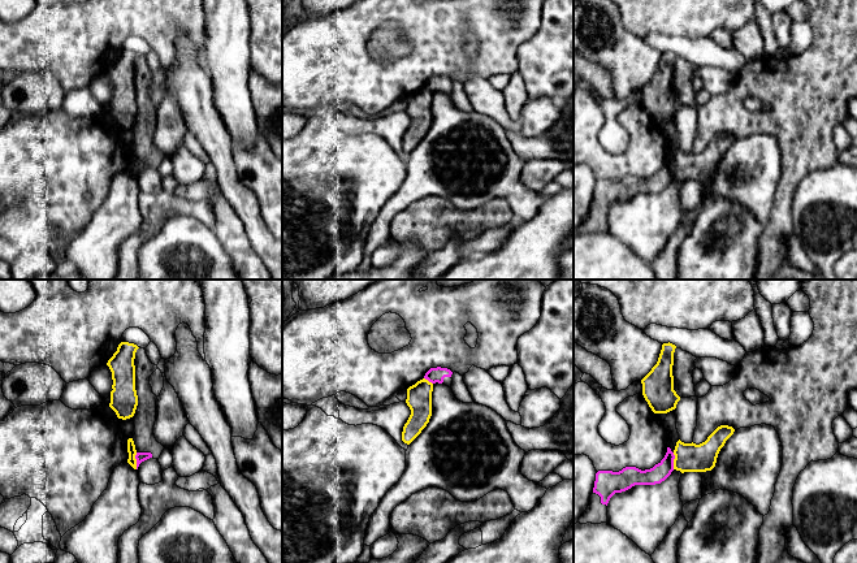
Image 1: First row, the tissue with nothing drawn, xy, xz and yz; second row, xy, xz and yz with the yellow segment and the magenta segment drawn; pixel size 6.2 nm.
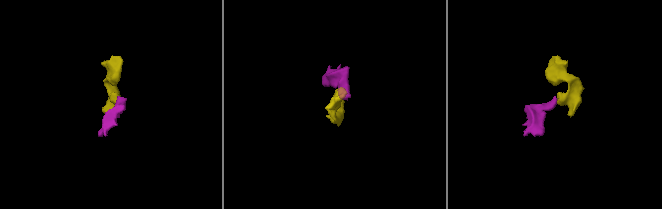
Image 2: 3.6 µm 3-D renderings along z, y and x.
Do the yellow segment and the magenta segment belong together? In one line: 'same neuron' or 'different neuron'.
different neuron

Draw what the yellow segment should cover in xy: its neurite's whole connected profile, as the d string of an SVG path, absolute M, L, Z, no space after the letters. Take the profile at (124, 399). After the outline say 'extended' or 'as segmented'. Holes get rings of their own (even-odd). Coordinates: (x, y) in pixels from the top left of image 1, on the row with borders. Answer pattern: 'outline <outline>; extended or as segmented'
outline M121 342L107 363L113 380L109 407L122 420L133 417L138 406L134 365L138 348L134 343Z; as segmented

